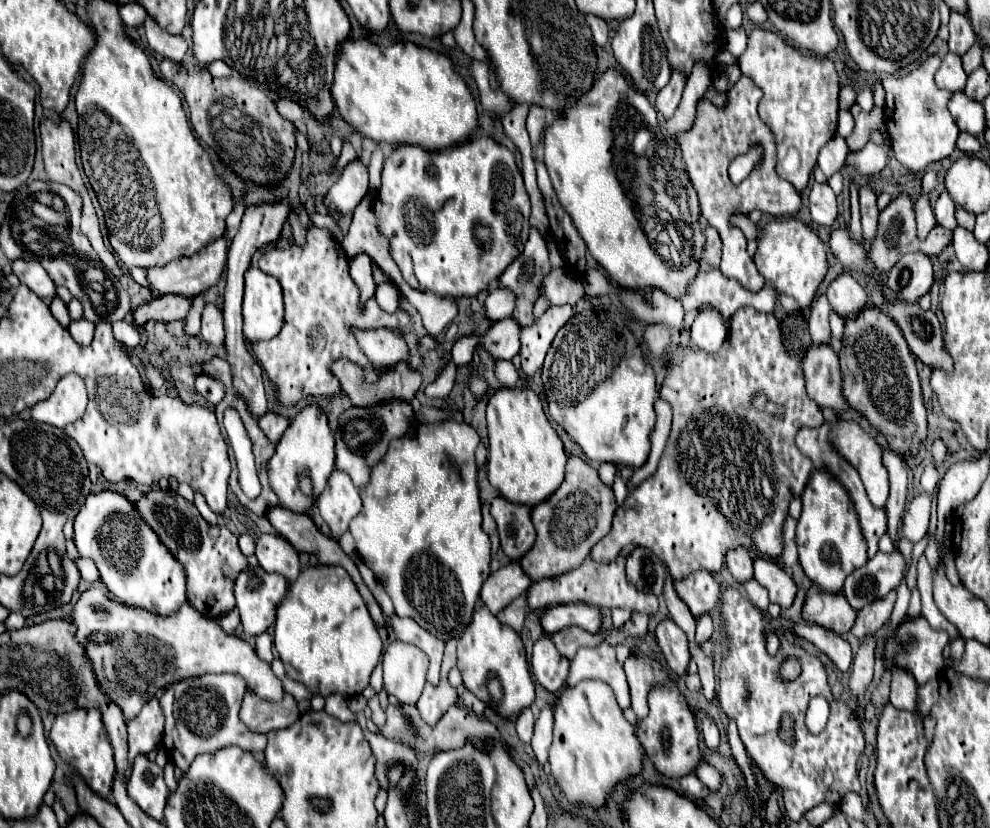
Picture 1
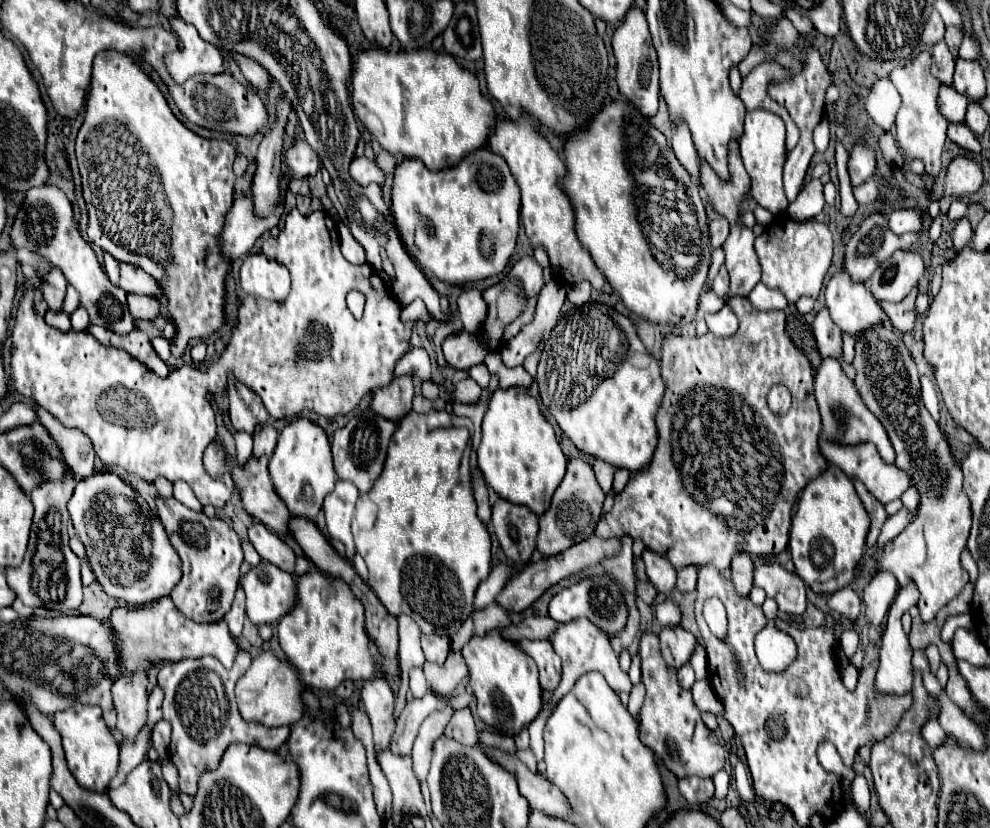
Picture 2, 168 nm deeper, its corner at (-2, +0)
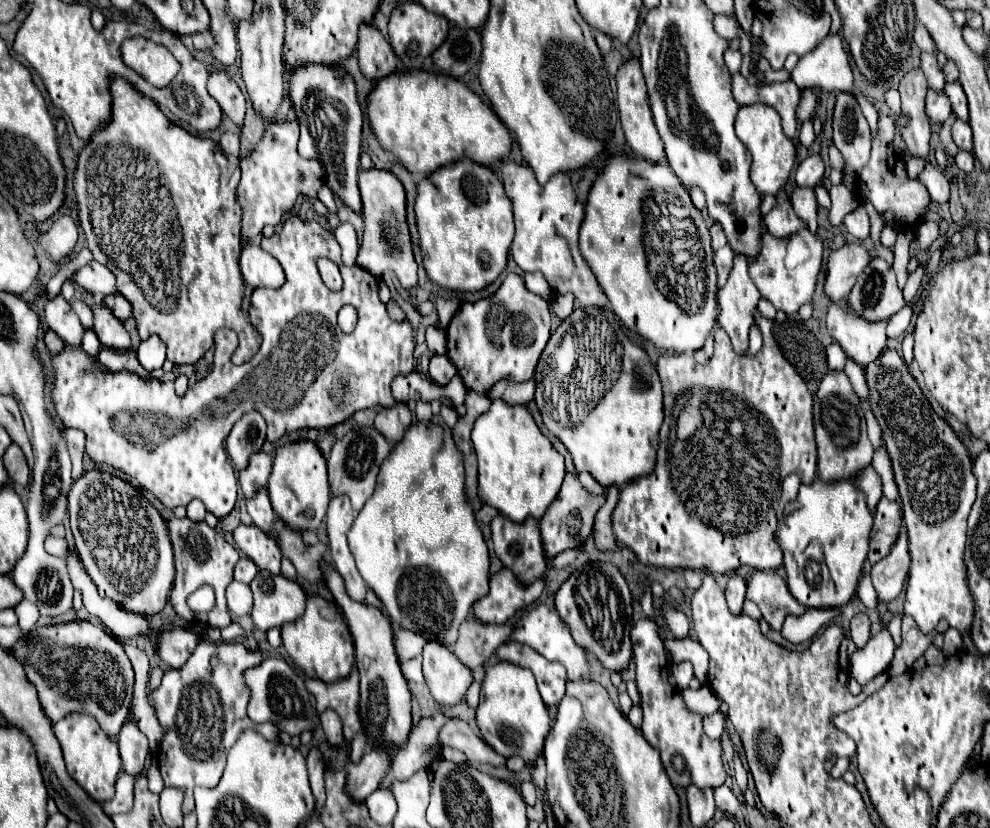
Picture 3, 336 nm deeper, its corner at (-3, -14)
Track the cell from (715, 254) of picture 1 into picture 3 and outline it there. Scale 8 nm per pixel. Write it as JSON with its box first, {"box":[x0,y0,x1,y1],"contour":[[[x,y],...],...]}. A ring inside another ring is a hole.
{"box":[711,224,727,250],"contour":[[[713,224],[711,228],[711,240],[713,240],[713,250],[719,250],[719,248],[723,248],[723,246],[727,246],[727,236],[725,236],[725,232],[723,232],[723,226],[721,224]]]}

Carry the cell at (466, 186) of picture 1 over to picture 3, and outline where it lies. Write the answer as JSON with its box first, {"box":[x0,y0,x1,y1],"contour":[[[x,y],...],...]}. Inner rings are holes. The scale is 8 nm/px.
{"box":[415,160,515,292],"contour":[[[459,160],[459,164],[449,164],[447,168],[439,168],[431,176],[419,180],[415,198],[415,220],[421,240],[423,266],[431,282],[439,284],[441,288],[479,292],[495,282],[495,278],[505,270],[511,240],[515,234],[513,202],[507,196],[503,182],[491,168],[475,164],[471,160]]]}

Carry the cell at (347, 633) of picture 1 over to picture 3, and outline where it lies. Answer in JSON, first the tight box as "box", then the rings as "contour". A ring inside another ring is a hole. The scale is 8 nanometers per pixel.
{"box":[281,596,355,682],"contour":[[[321,596],[307,598],[307,610],[303,618],[291,624],[281,626],[283,646],[293,660],[309,678],[319,678],[323,682],[335,682],[339,678],[347,678],[355,664],[355,648],[349,628],[333,602],[327,602]]]}

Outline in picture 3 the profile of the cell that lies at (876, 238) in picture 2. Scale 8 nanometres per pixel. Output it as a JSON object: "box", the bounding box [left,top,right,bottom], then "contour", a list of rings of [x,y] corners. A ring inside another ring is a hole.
{"box":[825,244,871,302],"contour":[[[845,244],[843,248],[835,250],[829,256],[829,268],[827,268],[827,282],[825,282],[825,294],[833,302],[847,300],[851,288],[855,286],[857,276],[869,266],[871,252],[859,244]]]}

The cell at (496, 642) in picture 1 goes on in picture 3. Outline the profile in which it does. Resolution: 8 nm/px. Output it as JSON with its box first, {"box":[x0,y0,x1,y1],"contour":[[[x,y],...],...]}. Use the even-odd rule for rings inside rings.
{"box":[477,662,551,762],"contour":[[[495,662],[485,668],[481,702],[477,708],[477,726],[485,742],[505,758],[517,754],[525,758],[525,762],[531,762],[543,750],[543,740],[551,730],[551,720],[547,706],[539,696],[535,678],[527,672],[527,668],[507,662]]]}

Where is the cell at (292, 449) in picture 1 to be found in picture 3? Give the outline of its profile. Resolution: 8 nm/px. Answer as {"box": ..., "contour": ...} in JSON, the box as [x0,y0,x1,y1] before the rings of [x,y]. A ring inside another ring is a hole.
{"box":[267,440,331,530],"contour":[[[299,440],[279,446],[273,458],[273,470],[267,484],[273,510],[291,530],[317,530],[323,522],[331,498],[327,482],[327,460],[311,440]]]}

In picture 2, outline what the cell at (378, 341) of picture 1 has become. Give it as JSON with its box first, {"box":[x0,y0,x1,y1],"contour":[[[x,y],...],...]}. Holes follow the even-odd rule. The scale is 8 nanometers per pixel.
{"box":[396,348,432,382],"contour":[[[410,348],[398,362],[396,362],[396,376],[418,376],[422,382],[432,380],[430,372],[430,358],[424,348]]]}

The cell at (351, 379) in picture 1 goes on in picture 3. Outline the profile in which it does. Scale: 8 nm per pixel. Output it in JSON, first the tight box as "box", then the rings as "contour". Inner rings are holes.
{"box":[375,402,411,444],"contour":[[[395,402],[391,408],[383,408],[377,416],[375,416],[375,428],[379,428],[379,432],[383,432],[383,436],[387,436],[387,440],[391,444],[397,444],[405,430],[411,426],[411,410],[407,404],[403,402]]]}

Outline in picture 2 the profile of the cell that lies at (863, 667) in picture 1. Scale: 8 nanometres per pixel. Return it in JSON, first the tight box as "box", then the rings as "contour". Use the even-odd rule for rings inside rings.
{"box":[862,572,898,624],"contour":[[[878,572],[866,584],[862,602],[864,602],[864,612],[866,612],[868,622],[872,622],[872,624],[884,622],[896,592],[898,592],[898,584],[894,580],[894,574],[890,574],[890,572]]]}

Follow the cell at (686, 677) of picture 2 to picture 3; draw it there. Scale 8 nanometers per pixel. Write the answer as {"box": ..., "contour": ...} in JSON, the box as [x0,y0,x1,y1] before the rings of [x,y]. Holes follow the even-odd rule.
{"box":[669,662,693,690],"contour":[[[683,662],[683,664],[671,666],[669,682],[671,682],[673,688],[677,688],[677,690],[685,690],[685,688],[689,688],[691,680],[693,680],[693,668],[691,668],[691,664]]]}

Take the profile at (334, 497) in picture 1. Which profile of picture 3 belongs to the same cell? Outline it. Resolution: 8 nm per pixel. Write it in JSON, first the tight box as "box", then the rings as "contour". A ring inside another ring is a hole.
{"box":[327,496,367,602],"contour":[[[333,496],[327,508],[327,534],[329,534],[329,554],[337,572],[345,580],[349,596],[357,602],[363,602],[367,584],[359,576],[355,560],[347,546],[347,532],[355,520],[355,512],[347,496]]]}

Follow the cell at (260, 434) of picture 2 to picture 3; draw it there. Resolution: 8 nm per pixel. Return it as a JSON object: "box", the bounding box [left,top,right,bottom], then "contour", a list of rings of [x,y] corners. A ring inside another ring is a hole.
{"box":[239,452,273,498],"contour":[[[265,452],[251,454],[247,468],[243,468],[239,472],[239,484],[241,484],[241,490],[243,490],[245,498],[251,496],[257,488],[267,486],[271,464],[273,464],[273,458],[269,454],[265,454]]]}

